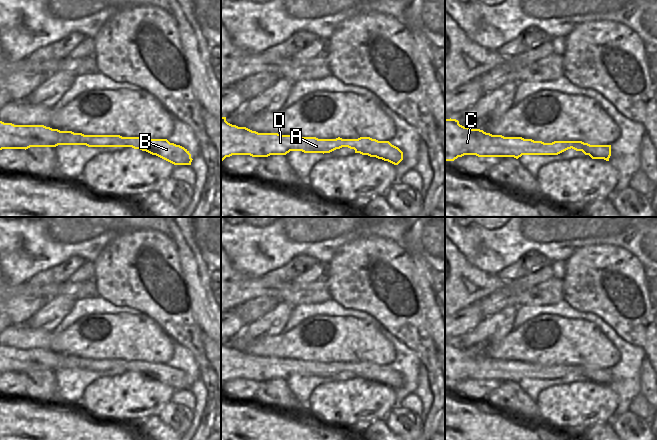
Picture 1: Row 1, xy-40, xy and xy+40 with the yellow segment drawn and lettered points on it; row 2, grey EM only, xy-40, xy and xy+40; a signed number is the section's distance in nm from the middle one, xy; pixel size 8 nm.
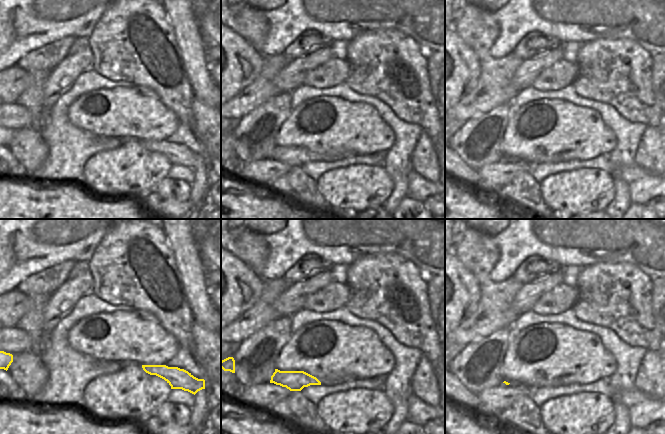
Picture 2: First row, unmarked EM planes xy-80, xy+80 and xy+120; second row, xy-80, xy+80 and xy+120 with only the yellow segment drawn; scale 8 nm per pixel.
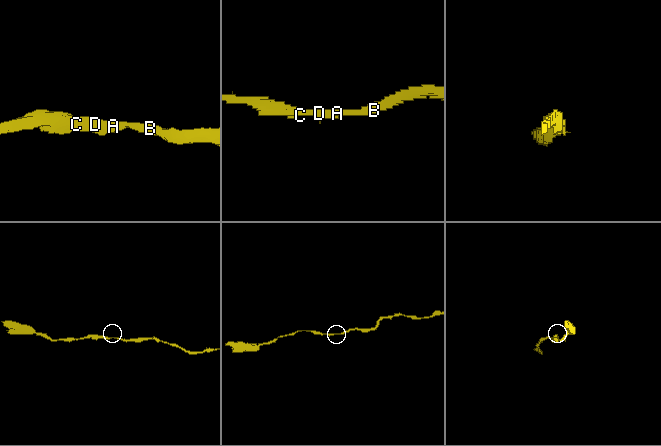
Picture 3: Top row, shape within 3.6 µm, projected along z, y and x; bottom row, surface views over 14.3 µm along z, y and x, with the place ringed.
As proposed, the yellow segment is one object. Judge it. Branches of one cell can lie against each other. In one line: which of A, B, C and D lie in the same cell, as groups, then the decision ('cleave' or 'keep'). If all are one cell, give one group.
A B C D; keep

